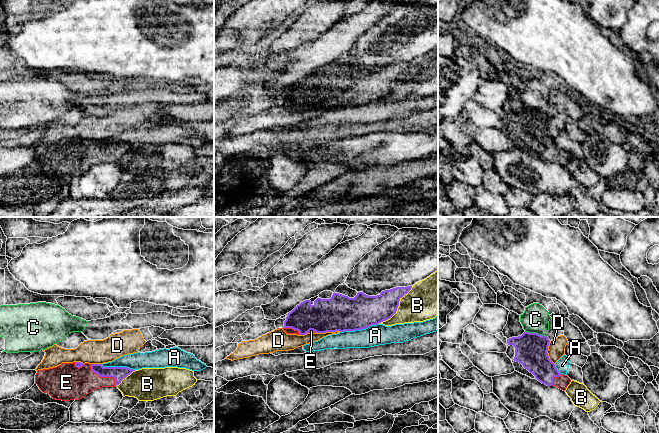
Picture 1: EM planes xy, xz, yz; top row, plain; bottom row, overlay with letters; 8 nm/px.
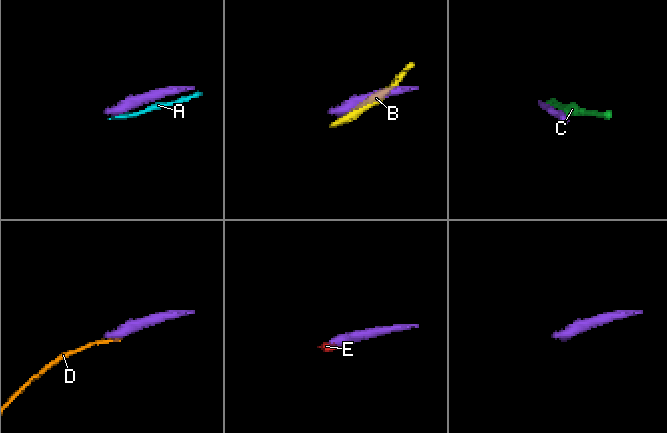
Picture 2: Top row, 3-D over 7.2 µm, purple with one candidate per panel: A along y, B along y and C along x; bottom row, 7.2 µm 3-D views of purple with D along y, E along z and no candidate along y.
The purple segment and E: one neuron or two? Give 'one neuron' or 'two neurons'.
one neuron

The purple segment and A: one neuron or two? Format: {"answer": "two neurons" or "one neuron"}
{"answer": "two neurons"}

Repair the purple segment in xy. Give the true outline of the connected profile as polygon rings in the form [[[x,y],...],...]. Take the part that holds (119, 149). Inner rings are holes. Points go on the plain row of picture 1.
[[[62,139],[38,146],[35,160],[14,174],[40,181],[57,179],[70,184],[75,176],[84,174],[95,165],[116,163],[133,147],[127,143],[103,143],[102,140]]]

